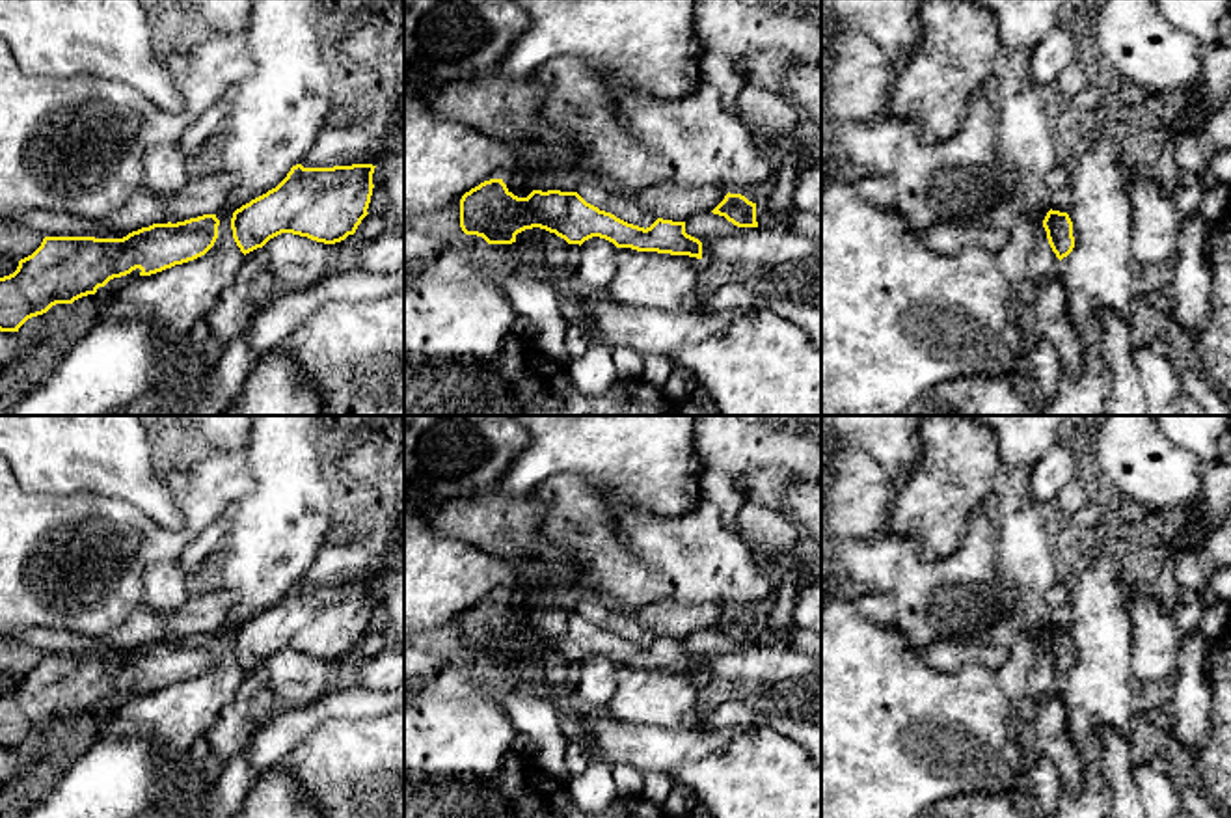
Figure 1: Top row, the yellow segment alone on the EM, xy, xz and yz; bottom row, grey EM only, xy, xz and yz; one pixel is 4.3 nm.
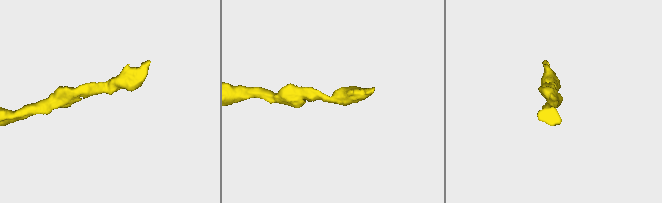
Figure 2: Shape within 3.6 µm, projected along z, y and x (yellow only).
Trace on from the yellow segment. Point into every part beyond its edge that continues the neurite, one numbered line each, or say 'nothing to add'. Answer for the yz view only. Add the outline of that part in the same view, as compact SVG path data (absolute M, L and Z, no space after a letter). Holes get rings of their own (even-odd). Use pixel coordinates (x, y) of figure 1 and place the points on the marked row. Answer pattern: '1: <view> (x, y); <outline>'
nothing to add

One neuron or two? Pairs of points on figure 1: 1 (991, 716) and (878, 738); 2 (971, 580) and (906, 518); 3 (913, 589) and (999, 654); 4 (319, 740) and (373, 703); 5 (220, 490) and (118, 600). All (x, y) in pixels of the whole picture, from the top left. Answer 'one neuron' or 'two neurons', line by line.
1: one neuron
2: two neurons
3: two neurons
4: two neurons
5: one neuron

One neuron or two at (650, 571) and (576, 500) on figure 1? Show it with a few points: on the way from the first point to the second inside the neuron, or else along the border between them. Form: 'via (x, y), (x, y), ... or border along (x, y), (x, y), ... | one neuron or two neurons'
via (628, 565), (585, 522) | one neuron

